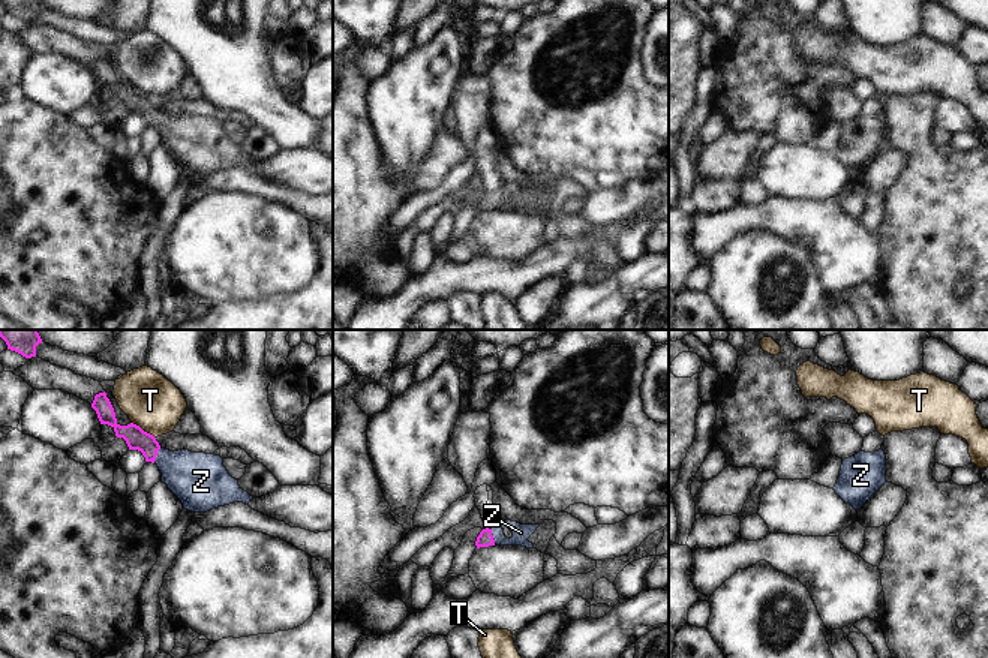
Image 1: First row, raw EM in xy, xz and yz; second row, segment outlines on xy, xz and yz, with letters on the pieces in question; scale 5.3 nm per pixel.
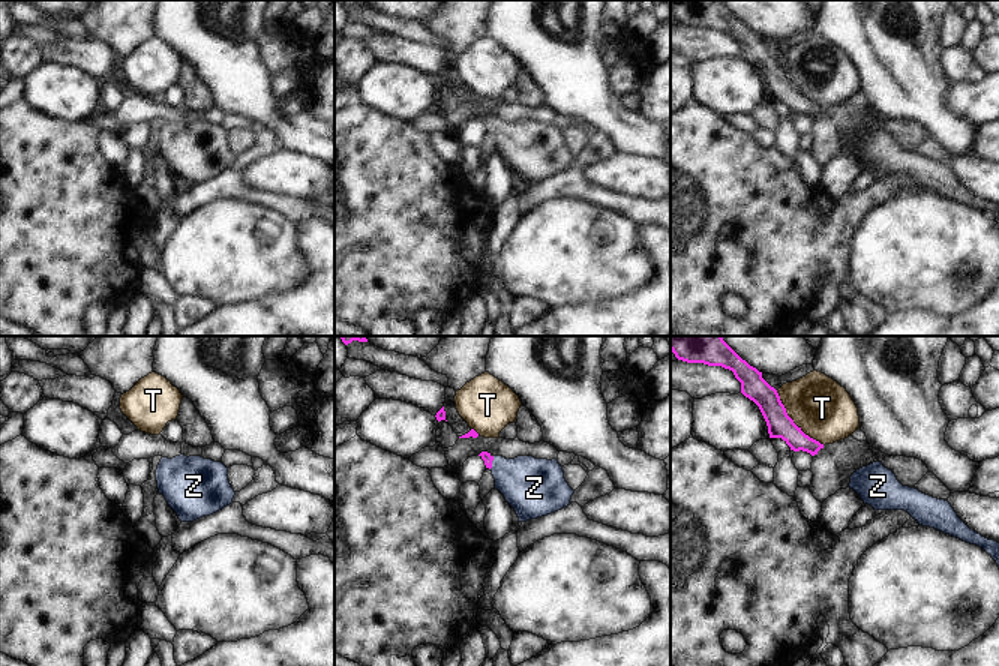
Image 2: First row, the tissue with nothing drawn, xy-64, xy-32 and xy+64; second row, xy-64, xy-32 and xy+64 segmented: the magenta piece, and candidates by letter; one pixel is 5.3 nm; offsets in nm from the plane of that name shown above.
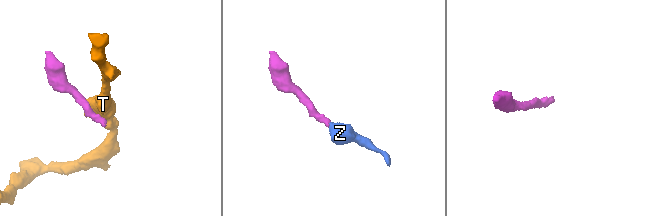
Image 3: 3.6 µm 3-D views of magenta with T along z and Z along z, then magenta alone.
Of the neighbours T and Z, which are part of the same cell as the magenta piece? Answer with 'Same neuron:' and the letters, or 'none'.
Same neuron: Z

